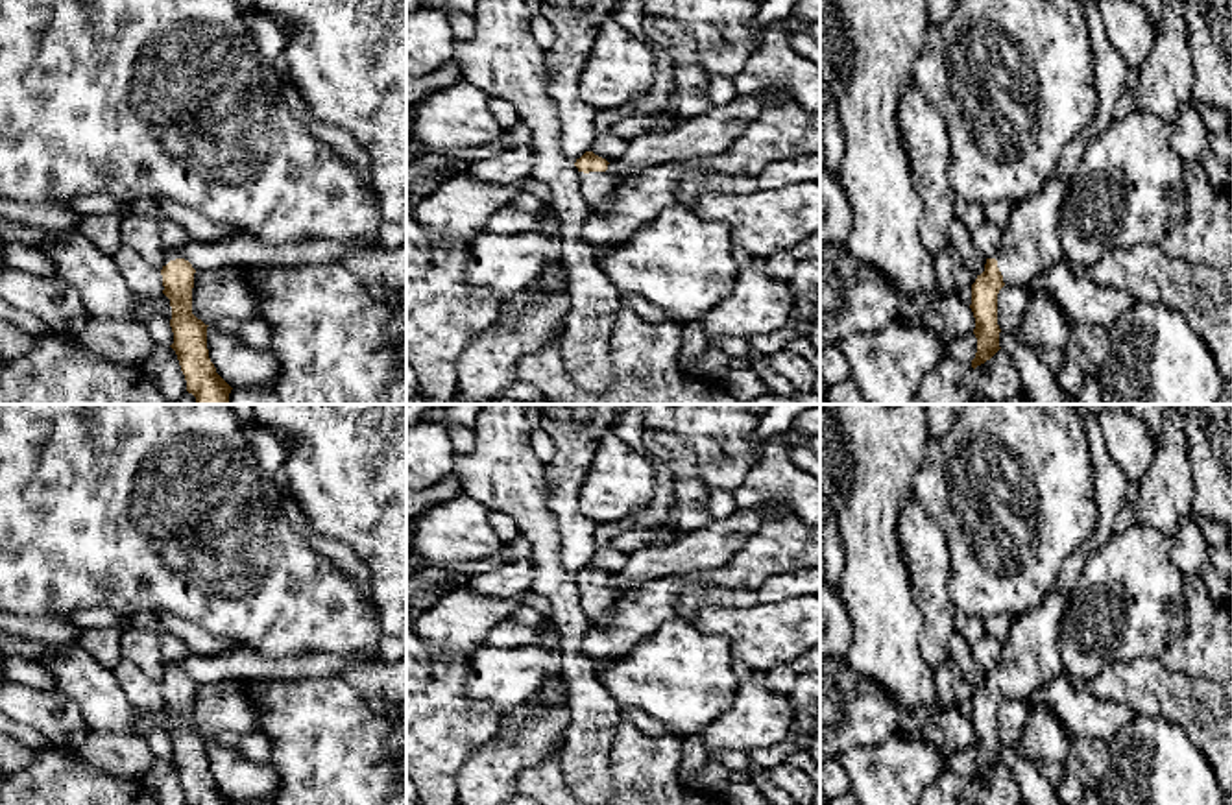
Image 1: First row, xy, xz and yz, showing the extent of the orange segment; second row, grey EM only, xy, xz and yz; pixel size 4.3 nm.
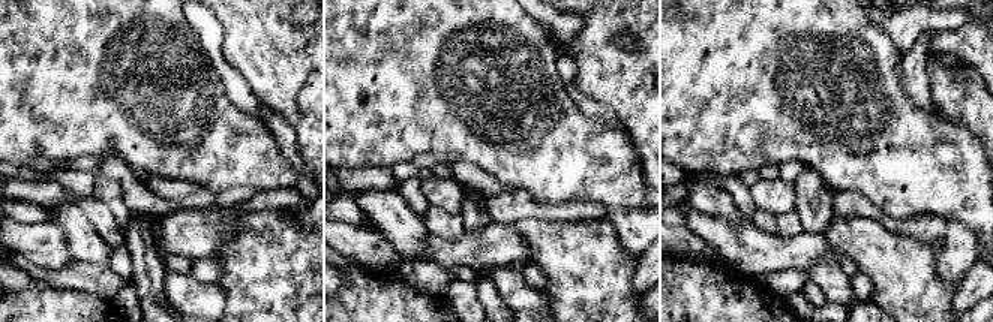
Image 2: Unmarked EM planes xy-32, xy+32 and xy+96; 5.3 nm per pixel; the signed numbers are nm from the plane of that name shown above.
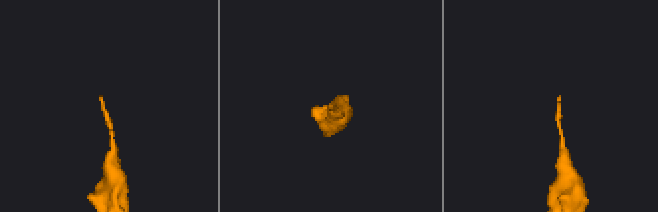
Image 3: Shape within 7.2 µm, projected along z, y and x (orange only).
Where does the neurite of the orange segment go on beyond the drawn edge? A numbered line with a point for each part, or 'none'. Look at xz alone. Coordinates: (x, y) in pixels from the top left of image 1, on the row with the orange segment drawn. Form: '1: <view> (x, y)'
1: xz (597, 189)

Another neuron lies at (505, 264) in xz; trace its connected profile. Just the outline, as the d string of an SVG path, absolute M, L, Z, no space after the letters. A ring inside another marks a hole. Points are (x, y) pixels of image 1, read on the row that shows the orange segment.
M556 216L537 222L525 234L486 231L471 238L465 281L504 301L539 281L543 268L560 258L562 225Z

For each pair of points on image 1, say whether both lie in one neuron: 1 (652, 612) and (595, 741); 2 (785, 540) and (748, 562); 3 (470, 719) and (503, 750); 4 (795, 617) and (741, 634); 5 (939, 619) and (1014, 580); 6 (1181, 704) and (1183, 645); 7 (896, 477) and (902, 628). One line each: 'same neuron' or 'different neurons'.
1: different neurons
2: same neuron
3: different neurons
4: same neuron
5: different neurons
6: different neurons
7: same neuron

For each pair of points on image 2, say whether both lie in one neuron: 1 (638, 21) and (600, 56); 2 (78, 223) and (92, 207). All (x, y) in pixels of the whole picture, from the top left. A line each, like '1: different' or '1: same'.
1: same
2: different

